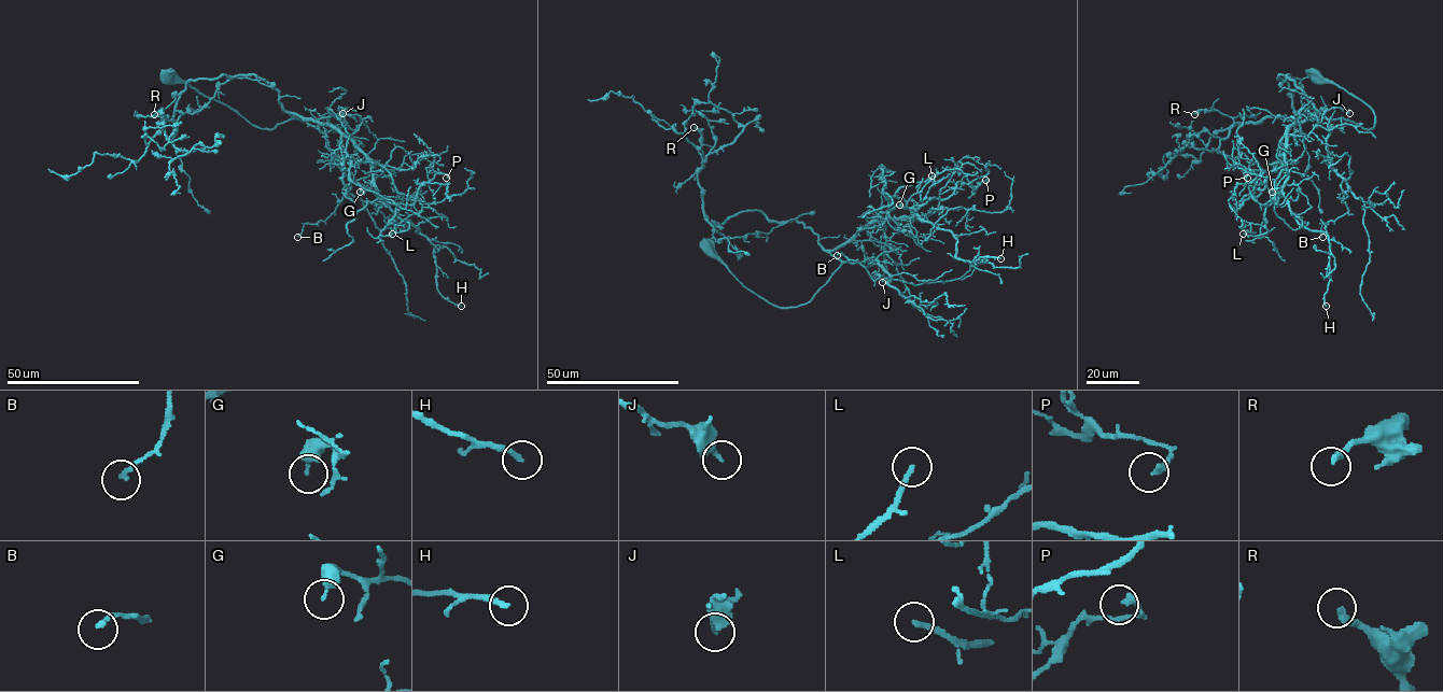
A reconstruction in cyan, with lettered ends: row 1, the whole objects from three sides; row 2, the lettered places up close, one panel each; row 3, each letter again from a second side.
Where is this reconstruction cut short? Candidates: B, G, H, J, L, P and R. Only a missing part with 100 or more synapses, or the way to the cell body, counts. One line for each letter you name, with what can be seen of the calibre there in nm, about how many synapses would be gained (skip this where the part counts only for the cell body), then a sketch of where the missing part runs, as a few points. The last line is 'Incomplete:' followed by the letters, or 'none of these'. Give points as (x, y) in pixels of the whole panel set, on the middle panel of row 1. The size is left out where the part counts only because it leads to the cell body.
Incomplete: none of these

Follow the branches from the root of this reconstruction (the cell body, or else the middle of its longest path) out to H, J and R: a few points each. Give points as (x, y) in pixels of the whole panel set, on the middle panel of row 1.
H: (708, 249), (783, 308), (876, 222), (916, 214), (957, 258), (1000, 258)
J: (708, 249), (746, 288), (778, 306), (797, 307), (841, 264), (830, 252), (880, 221), (882, 282)
R: (708, 249), (783, 308), (807, 304), (841, 264), (796, 220), (741, 211), (713, 230), (694, 127)

